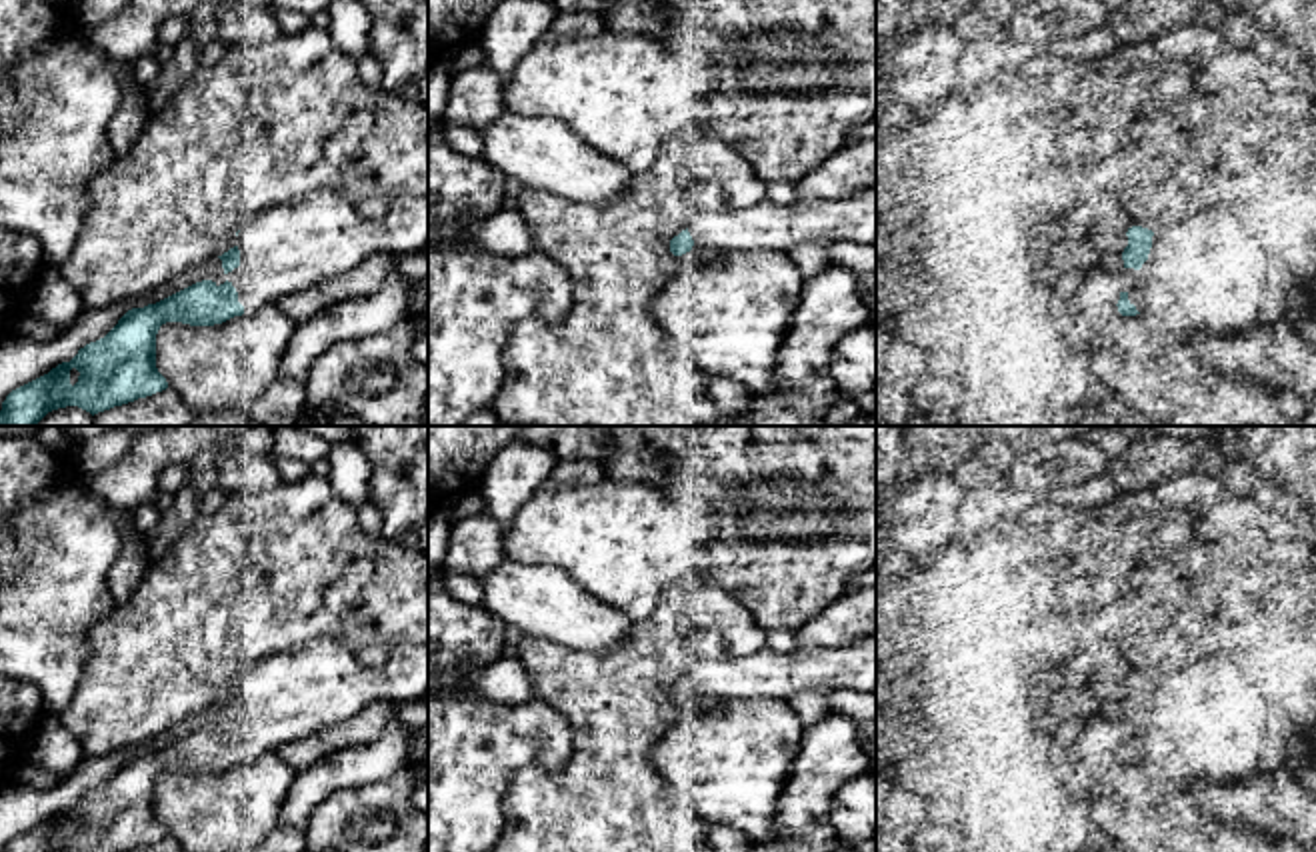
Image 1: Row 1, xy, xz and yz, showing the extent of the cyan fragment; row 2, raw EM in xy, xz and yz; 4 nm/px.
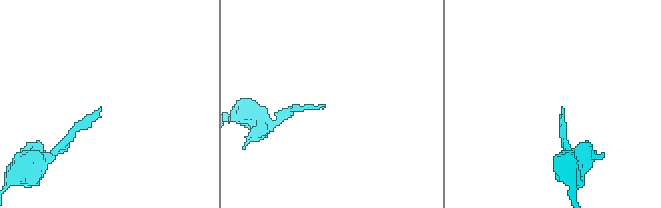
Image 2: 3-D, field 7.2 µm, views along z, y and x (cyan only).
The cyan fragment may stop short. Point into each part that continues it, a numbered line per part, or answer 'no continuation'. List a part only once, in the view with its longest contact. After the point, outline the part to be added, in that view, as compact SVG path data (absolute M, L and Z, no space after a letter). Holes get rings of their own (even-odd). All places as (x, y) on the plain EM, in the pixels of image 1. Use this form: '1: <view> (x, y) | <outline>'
1: xy (286, 696) | M374 628L316 636L296 652L256 662L240 676L236 694L240 714L226 728L250 764L370 704L426 700L428 644L384 640ZM364 644L384 646L386 662L364 666L358 660Z

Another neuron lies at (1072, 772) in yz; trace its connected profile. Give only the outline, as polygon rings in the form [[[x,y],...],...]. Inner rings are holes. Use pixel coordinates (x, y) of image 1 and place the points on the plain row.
[[[1064,724],[1054,732],[1056,764],[1062,780],[1078,794],[1090,796],[1092,782],[1072,750],[1074,726]]]

